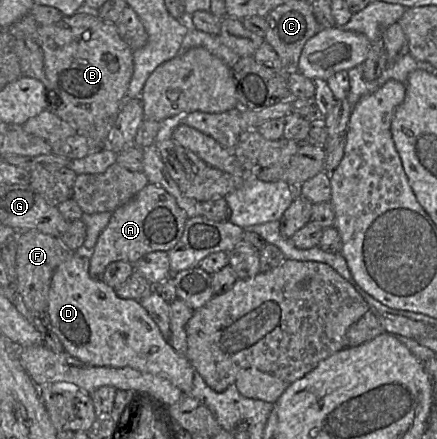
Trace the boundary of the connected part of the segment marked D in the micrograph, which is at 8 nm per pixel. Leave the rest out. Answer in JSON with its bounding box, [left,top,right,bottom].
[47,247,195,395]

